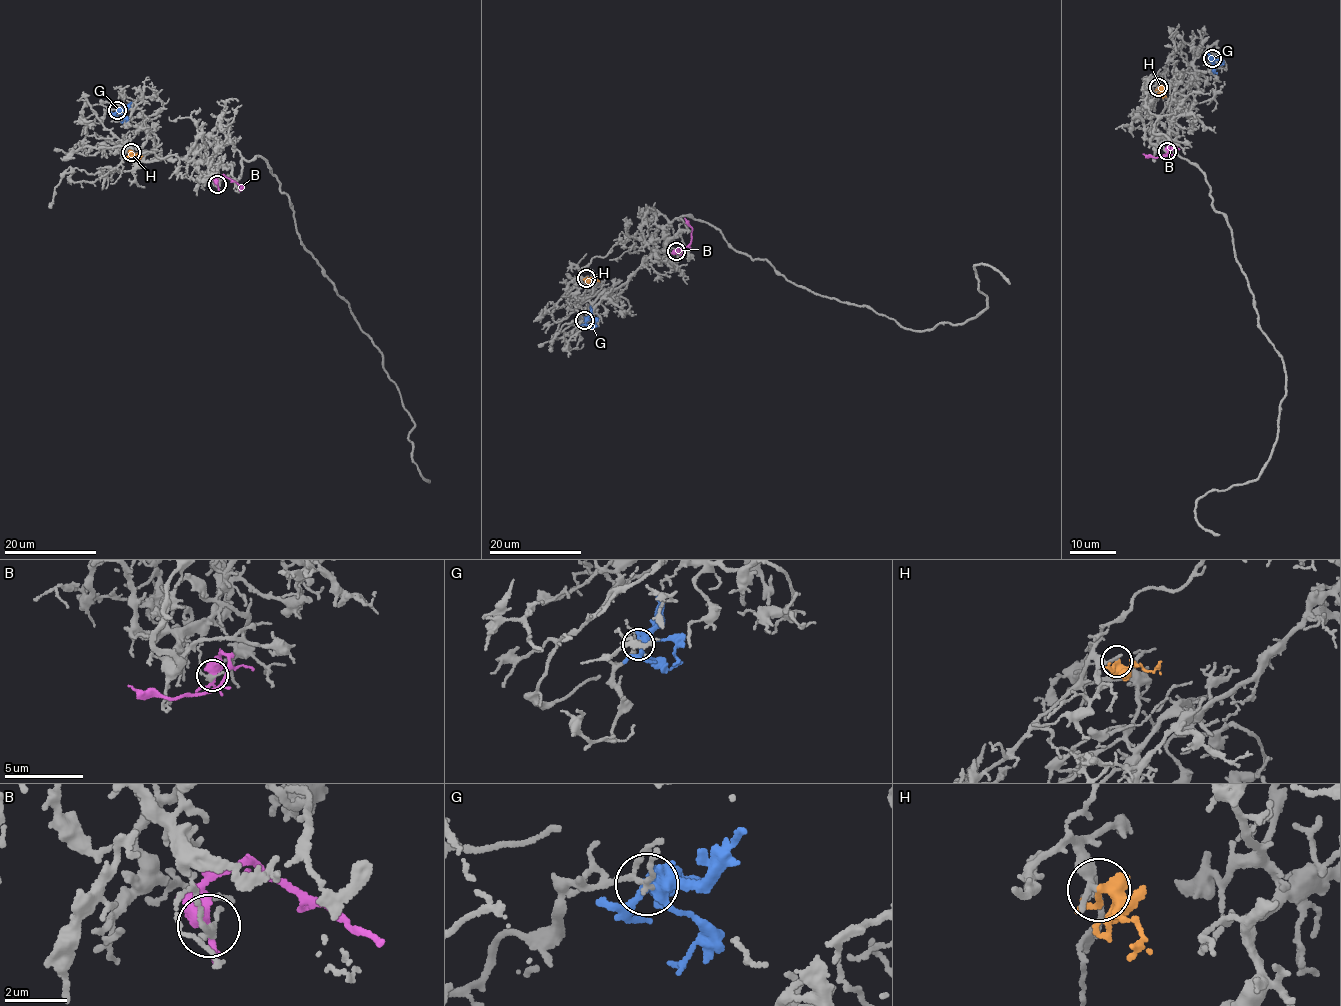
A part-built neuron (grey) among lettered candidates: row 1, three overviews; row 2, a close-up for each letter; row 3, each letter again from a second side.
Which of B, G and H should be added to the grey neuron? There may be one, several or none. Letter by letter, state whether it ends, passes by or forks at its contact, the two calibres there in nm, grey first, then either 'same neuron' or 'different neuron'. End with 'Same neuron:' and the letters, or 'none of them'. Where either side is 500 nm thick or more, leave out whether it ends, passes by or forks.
B: it forks | 280/360 nm | different neuron
G: it forks | 120/360 nm | different neuron
H: it forks | 220/320 nm | same neuron
Same neuron: H

